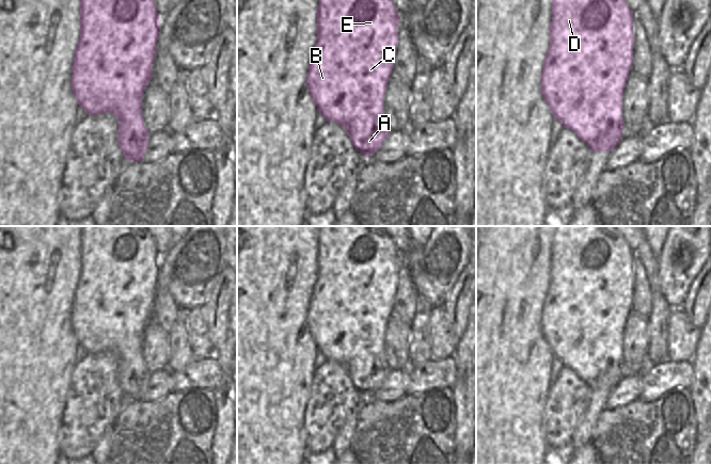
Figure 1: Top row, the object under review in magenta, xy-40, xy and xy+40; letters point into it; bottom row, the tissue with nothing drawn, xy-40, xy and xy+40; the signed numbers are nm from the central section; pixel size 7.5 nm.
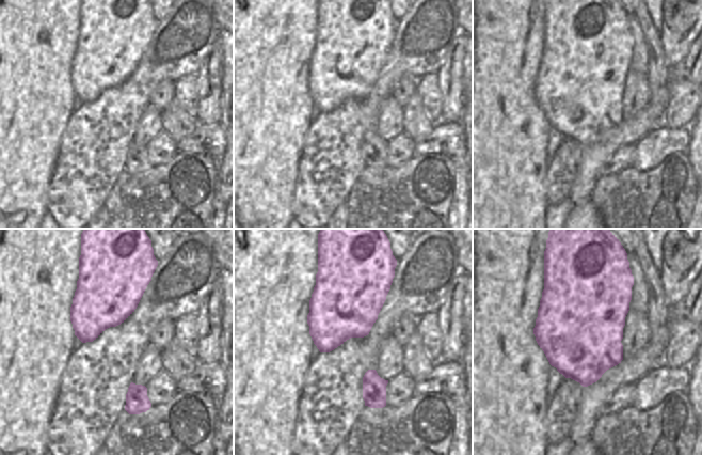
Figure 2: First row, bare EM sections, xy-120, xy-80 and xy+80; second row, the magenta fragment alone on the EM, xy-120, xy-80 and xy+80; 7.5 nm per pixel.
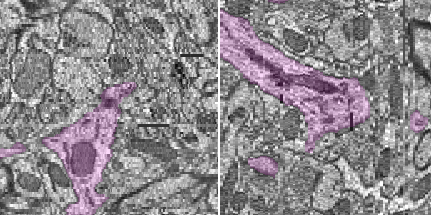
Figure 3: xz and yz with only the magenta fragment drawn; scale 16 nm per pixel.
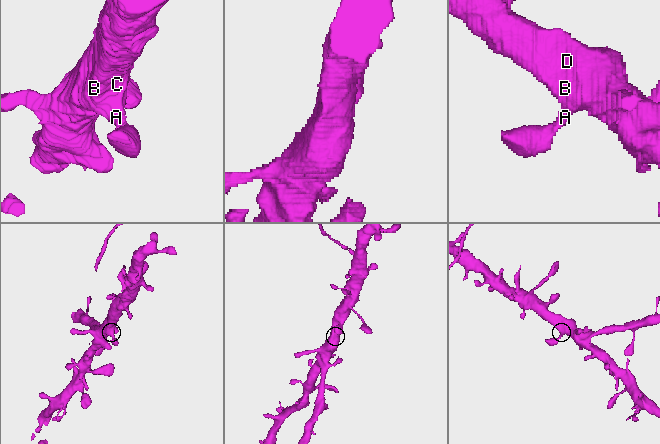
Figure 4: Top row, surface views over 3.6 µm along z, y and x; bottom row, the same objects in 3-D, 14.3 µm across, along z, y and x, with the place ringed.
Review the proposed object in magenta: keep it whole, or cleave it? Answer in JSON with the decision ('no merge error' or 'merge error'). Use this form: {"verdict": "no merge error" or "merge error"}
{"verdict": "no merge error"}

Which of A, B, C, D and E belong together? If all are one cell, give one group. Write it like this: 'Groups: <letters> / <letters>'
Groups: A B C D E

